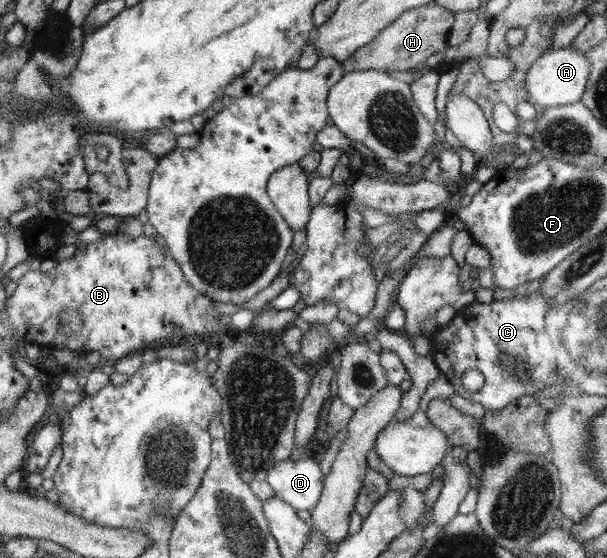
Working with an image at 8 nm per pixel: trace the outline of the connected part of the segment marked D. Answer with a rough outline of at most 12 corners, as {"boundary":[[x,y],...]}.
{"boundary":[[313,457],[278,461],[266,475],[296,511],[317,507],[323,472]]}

